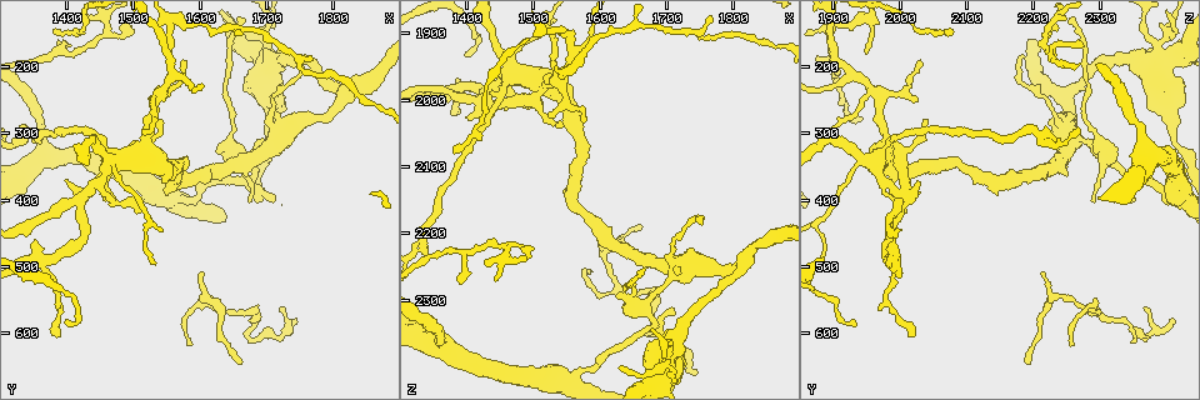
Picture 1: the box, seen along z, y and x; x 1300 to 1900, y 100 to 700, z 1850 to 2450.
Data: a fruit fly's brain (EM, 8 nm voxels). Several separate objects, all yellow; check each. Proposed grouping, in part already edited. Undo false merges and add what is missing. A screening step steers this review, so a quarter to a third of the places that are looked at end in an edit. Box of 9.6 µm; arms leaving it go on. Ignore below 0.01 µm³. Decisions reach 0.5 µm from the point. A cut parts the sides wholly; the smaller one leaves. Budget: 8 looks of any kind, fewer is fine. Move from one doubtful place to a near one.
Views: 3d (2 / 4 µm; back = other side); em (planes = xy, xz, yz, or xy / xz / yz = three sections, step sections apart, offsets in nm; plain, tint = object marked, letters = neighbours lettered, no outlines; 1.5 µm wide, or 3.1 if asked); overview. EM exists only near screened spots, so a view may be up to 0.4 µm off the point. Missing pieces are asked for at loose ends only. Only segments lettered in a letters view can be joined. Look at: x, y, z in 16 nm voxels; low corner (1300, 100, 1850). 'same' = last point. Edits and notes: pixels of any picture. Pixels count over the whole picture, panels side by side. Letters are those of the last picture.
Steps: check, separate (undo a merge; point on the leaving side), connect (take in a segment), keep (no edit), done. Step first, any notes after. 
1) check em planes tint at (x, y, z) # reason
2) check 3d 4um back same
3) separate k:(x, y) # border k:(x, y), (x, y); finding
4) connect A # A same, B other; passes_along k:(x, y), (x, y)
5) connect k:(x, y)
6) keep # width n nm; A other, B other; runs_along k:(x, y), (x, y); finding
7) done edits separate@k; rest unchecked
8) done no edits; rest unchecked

check 3d 4um at (1665, 335, 2310) # three-way junction

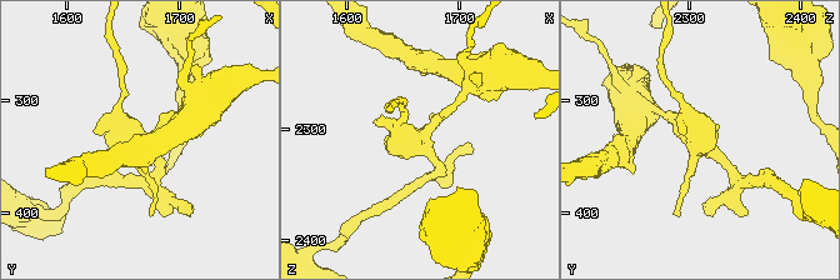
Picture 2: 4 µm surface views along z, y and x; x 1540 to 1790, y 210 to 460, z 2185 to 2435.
check em yz step 4 tint at (1666, 334, 2308) # need the tissue

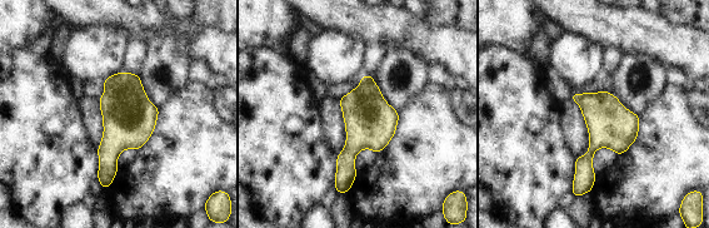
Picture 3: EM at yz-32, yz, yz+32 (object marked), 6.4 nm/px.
check em yz step 4 letters same # what lies round it

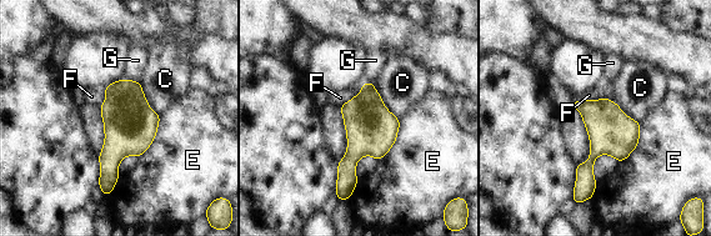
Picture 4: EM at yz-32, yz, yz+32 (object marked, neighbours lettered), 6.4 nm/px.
keep # width 300 nm; C other, E other, F other, G other; border 4:(371, 83), (382, 104), (400, 121); continuous, no second neuron

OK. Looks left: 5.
check 3d 4um at (1540, 245, 1970)

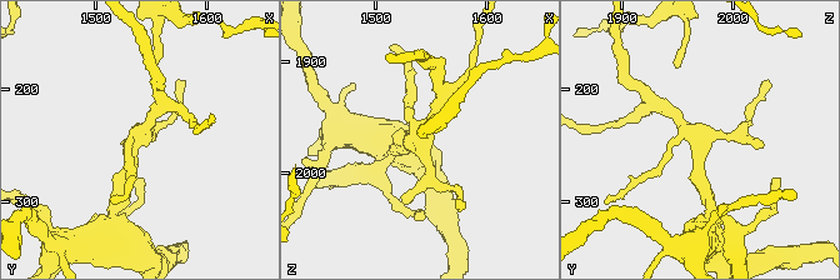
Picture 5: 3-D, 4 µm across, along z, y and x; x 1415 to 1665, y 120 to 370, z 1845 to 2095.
check em yz step 4 letters at (1540, 246, 1968) # arms 4; shape alone is not enough

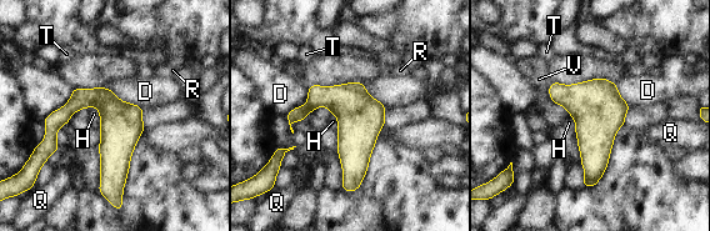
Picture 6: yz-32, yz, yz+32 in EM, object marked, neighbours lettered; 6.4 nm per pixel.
keep # longest_contact D 280 nm; D other, H other, Q other, R other, T other, V other; border 6:(91, 105), (99, 113), (99, 129); one neuron here

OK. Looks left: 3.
check 3d 4um at (1400, 590, 1935) # an open end

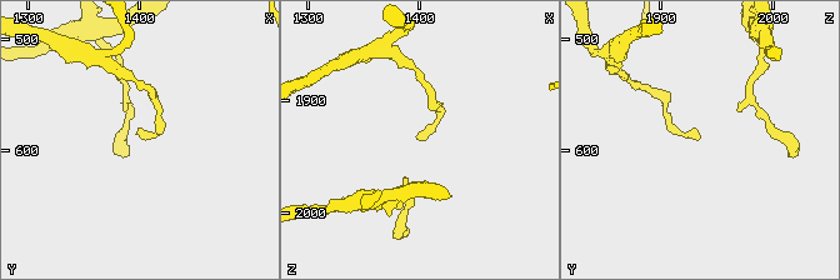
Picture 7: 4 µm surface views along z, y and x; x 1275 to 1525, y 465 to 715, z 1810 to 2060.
check em planes letters at (1398, 586, 1934) # need the tissue

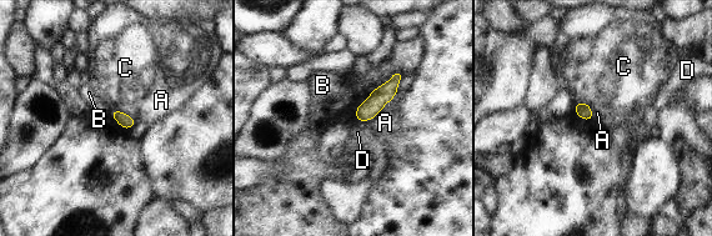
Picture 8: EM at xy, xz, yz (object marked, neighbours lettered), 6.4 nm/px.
keep # A other, B other, C other, D other; no lettered segment goes on from it

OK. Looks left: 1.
done no edits; rest unchecked

